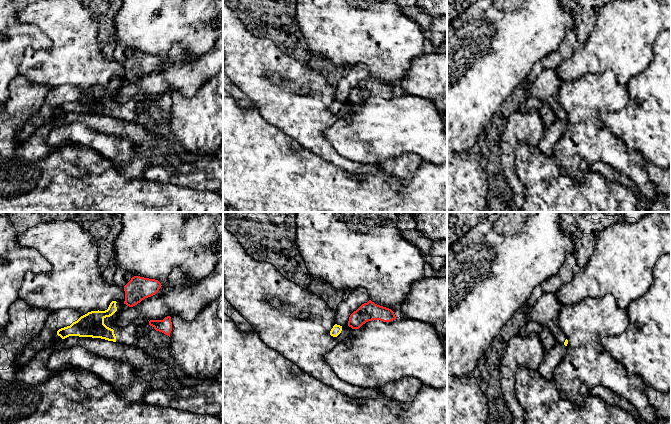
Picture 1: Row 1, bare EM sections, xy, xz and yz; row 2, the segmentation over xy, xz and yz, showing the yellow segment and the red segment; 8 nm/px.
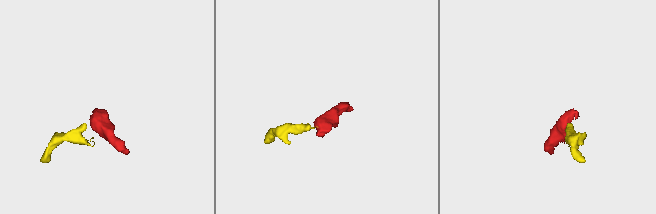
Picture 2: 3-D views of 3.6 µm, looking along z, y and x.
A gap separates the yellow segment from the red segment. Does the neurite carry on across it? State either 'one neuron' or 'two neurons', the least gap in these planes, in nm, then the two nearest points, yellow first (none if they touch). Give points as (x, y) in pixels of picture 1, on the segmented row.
two neurons; gap 60 nm; span xz (341, 326), (348, 325)

